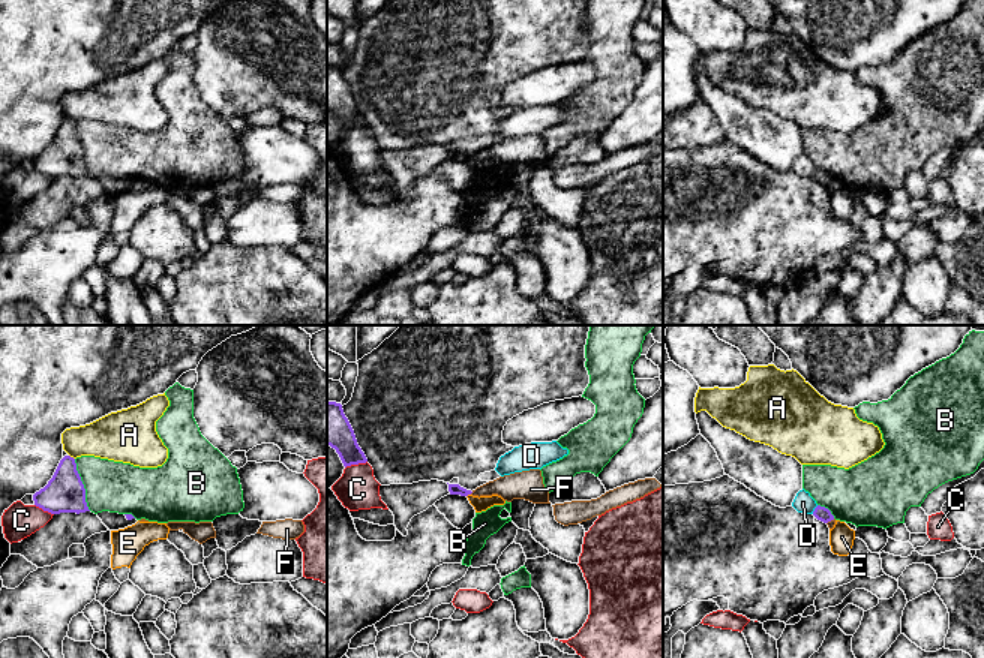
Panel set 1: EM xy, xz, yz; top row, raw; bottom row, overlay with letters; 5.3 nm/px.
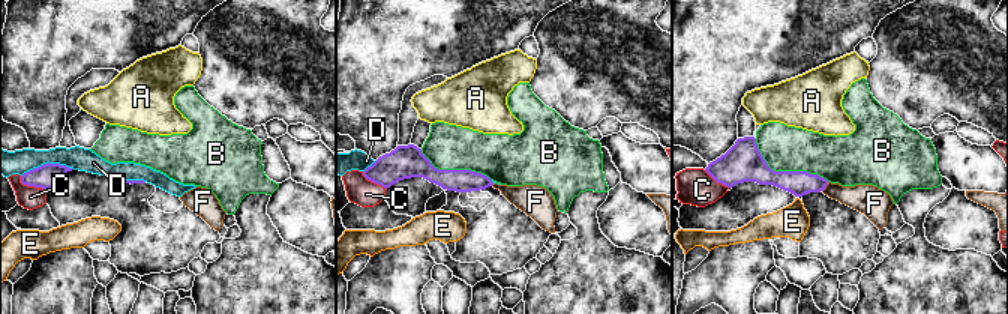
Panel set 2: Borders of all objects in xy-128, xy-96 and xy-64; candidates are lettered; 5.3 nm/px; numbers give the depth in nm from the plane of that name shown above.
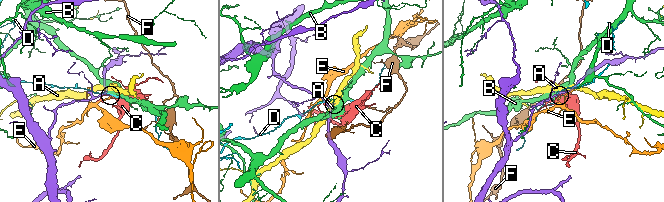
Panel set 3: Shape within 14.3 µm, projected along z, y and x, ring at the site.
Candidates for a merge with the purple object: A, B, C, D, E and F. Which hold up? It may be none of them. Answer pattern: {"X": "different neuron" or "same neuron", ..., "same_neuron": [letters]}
{"A": "different neuron", "B": "different neuron", "C": "different neuron", "D": "different neuron", "E": "different neuron", "F": "different neuron", "same_neuron": []}

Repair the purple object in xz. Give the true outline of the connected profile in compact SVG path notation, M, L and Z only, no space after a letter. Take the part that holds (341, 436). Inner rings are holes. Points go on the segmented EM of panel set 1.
M327 402L327 445L336 450L345 468L368 462L342 405L336 402Z

